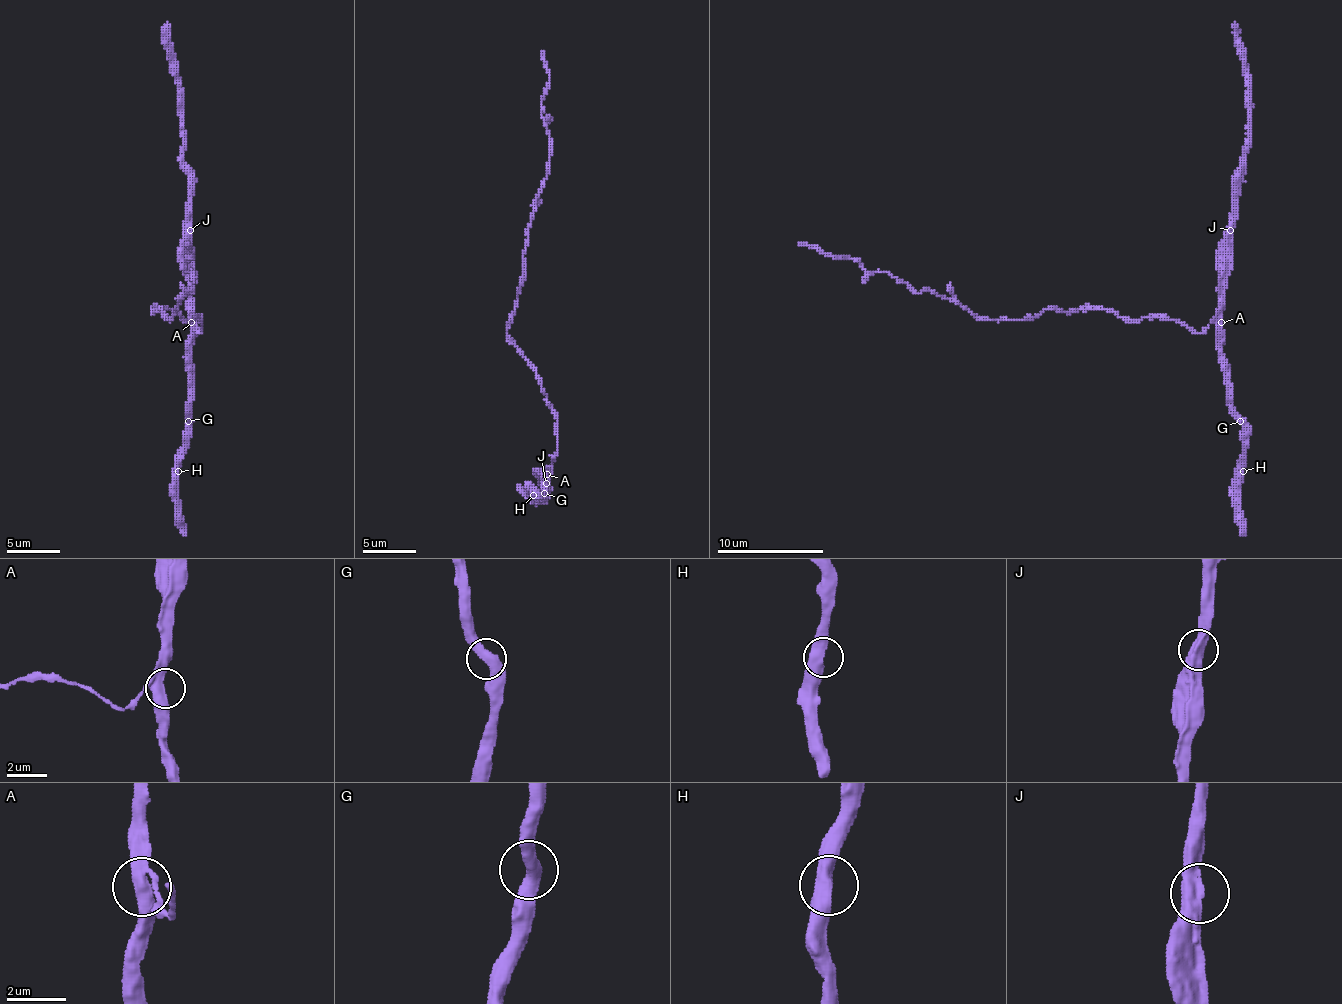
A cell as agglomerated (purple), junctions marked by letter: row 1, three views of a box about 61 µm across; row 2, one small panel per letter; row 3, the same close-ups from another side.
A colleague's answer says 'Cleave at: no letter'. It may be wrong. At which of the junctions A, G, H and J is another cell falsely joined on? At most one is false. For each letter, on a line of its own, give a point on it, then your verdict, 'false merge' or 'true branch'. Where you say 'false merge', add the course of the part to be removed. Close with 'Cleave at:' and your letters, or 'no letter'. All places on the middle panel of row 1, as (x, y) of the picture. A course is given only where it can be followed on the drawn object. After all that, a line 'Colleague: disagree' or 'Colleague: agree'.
A: at (547, 474); true branch
G: at (544, 493); true branch
H: at (533, 495); true branch
J: at (546, 483); true branch
Cleave at: no letter
Colleague: agree

